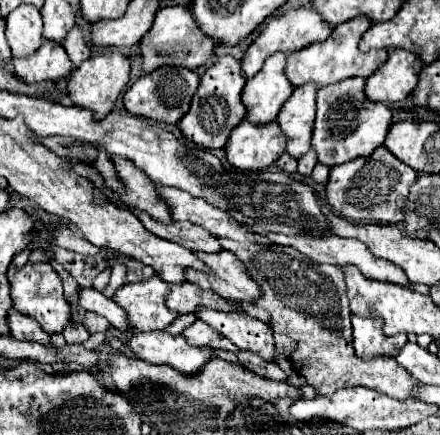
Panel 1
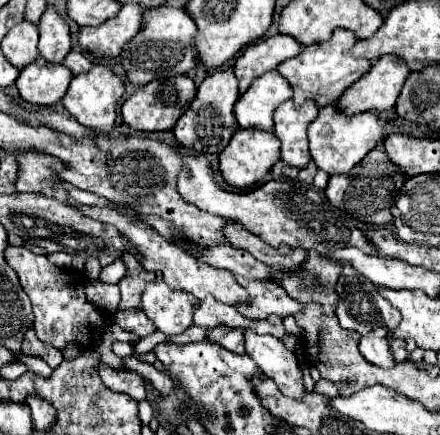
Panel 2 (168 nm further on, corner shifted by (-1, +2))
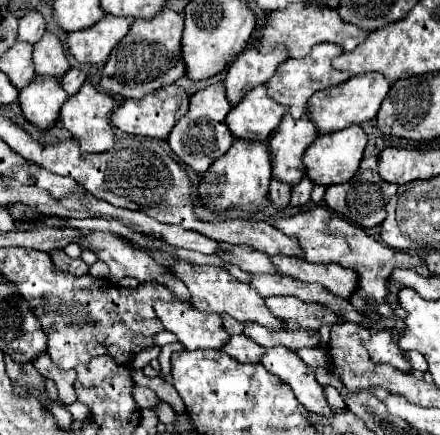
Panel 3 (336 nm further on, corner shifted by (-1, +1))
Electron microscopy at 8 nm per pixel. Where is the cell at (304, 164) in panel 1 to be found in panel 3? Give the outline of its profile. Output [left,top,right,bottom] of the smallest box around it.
[291,177,313,207]

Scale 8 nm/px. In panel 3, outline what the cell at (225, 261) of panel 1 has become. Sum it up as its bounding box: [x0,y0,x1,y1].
[267,297,339,331]

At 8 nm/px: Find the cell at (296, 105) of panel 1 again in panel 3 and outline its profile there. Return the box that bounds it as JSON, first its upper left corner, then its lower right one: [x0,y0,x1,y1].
[267,113,317,187]

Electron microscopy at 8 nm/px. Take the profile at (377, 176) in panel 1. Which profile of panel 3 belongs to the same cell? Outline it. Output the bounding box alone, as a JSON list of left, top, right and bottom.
[325,157,397,229]

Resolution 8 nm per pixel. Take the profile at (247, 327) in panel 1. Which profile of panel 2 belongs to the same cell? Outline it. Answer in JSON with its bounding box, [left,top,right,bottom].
[243,330,305,398]

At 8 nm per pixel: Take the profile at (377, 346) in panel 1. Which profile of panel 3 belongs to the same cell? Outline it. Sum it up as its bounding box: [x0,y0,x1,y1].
[367,331,413,373]

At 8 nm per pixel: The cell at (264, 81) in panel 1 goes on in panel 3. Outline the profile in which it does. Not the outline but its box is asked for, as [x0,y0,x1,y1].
[227,87,287,141]

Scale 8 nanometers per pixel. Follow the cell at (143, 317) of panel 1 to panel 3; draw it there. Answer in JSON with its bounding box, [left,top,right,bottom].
[155,303,231,351]

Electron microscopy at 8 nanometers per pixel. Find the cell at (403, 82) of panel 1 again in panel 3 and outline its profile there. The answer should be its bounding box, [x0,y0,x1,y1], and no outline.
[307,73,391,135]

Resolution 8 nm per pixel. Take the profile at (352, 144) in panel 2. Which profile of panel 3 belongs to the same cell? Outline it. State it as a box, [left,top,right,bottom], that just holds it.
[303,125,367,185]

